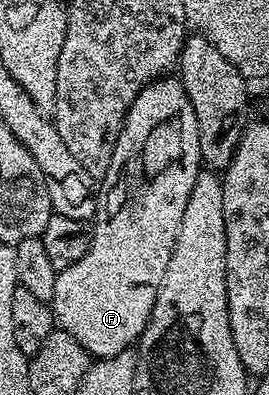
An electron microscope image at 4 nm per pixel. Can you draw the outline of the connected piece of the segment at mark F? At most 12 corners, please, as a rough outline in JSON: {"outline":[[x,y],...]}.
{"outline":[[178,78],[127,110],[91,244],[55,277],[96,360],[147,328],[201,170]]}

